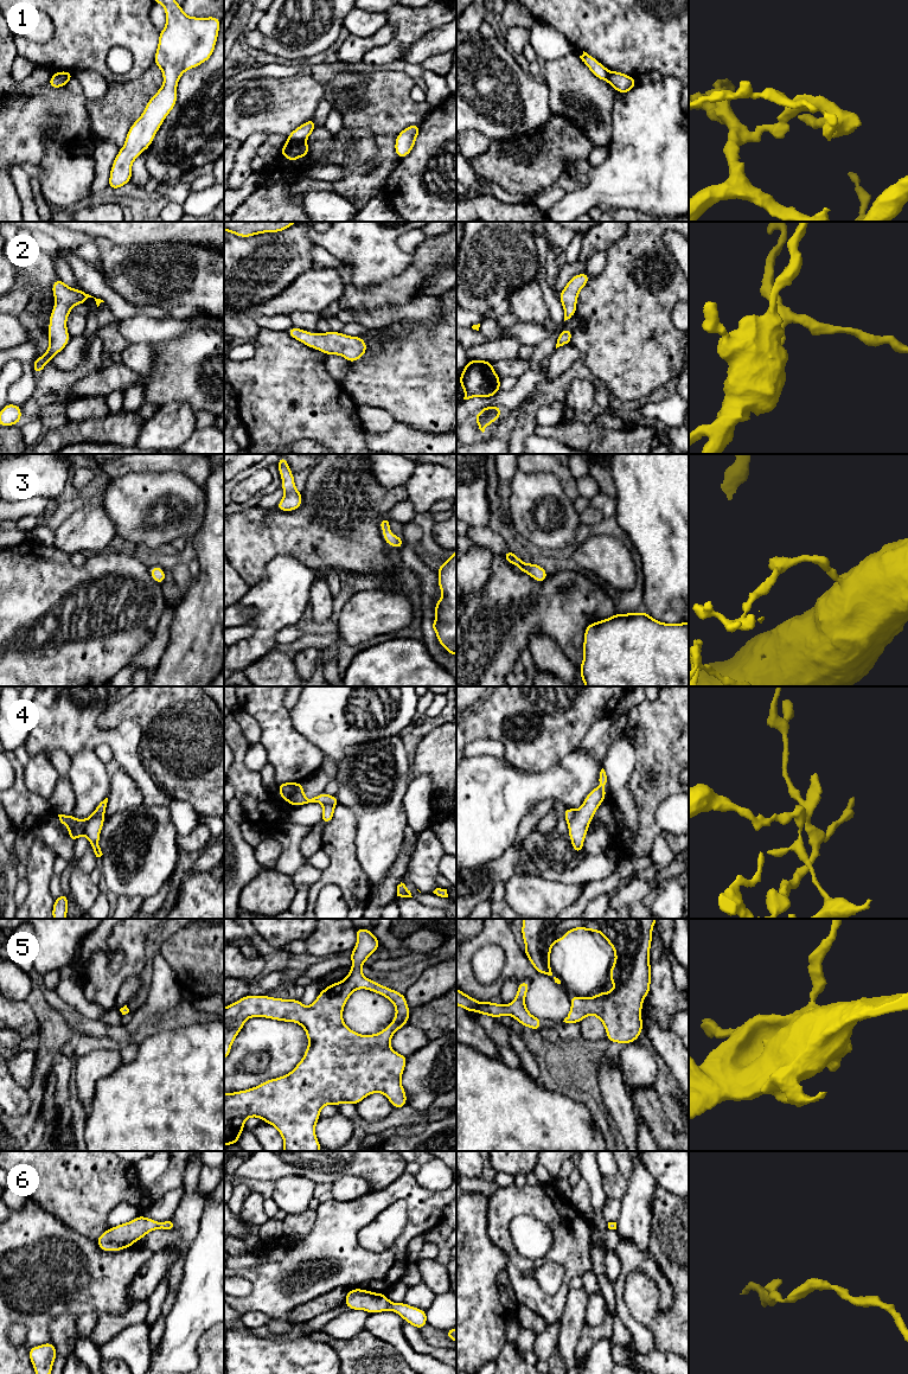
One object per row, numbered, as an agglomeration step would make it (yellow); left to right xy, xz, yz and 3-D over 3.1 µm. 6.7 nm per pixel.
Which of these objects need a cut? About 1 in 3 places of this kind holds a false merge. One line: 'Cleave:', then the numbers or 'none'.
Cleave: 1, 4

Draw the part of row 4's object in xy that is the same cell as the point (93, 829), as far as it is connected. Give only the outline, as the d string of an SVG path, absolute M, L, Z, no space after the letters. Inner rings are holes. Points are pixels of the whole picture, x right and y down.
M92 816L89 818L83 835L89 839L91 849L94 850L96 857L101 857L103 854L98 845L100 833L103 826L104 819L98 816Z

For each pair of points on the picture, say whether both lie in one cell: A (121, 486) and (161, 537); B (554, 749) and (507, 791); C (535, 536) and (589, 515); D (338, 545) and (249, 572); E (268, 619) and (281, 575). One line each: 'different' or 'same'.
A: same
B: different
C: different
D: same
E: same

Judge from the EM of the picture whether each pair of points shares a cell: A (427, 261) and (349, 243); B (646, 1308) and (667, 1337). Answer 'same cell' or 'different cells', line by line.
A: different cells
B: same cell

